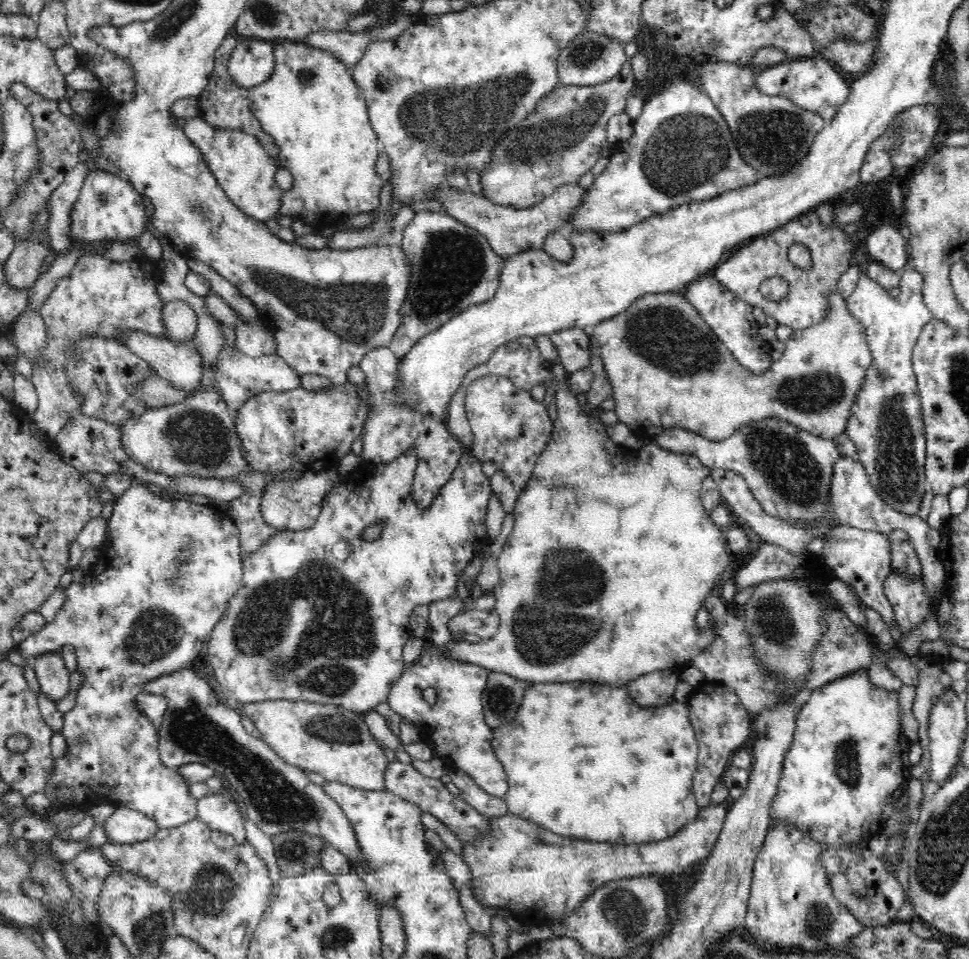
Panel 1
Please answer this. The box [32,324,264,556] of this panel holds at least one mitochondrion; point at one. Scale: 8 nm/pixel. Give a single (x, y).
(198, 439)

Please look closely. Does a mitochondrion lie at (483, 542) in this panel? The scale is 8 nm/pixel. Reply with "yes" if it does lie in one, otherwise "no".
no

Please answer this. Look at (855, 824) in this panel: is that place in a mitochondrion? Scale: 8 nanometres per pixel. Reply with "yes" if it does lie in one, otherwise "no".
no

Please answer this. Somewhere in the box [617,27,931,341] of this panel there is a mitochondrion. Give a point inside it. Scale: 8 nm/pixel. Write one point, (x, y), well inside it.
(679, 158)

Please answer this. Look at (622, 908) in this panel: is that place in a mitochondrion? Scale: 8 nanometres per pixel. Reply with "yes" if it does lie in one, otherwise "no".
yes

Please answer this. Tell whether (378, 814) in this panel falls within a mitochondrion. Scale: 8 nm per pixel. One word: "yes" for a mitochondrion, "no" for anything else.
no

